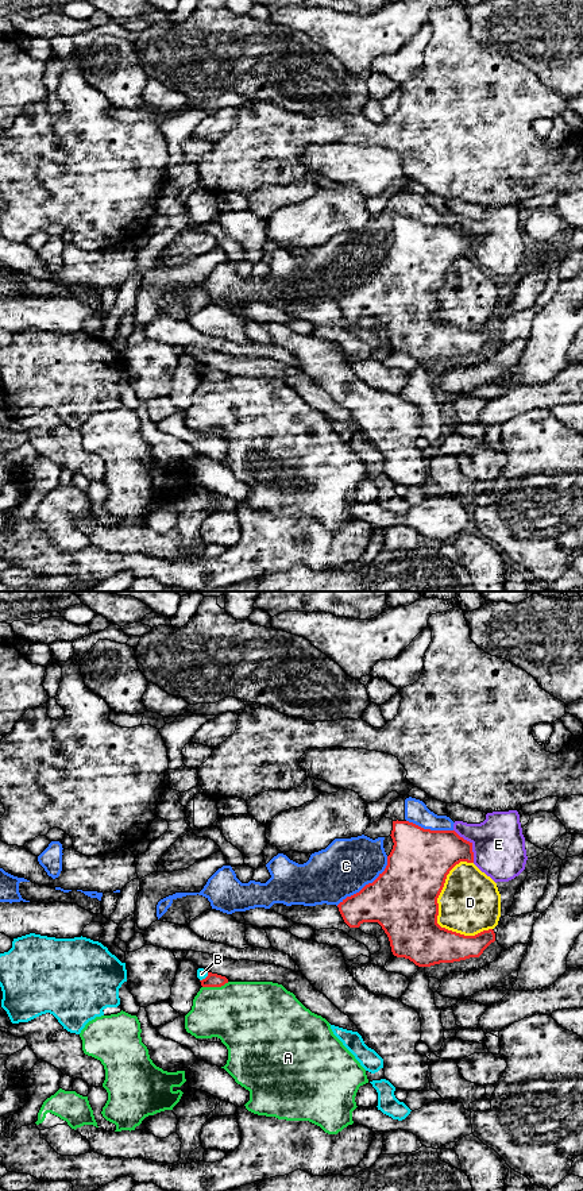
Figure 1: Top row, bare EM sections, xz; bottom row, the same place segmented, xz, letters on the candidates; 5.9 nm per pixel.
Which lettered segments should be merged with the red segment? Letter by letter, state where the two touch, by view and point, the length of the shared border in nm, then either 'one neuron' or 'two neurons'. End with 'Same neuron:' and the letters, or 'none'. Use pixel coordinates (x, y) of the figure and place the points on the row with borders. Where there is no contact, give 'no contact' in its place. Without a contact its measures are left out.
A: meets red in xz at (215, 986); contact 160 nm long; two neurons
B: meets red in xz at (205, 978); contact 80 nm long; two neurons
C: meets red in xz at (366, 885); contact 420 nm long; two neurons
D: meets red in xz at (436, 900); contact 460 nm long; two neurons
E: meets red in xz at (471, 844); contact 240 nm long; two neurons
Same neuron: none

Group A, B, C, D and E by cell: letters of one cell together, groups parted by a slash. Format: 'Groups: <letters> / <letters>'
Groups: A / B / C / D / E

